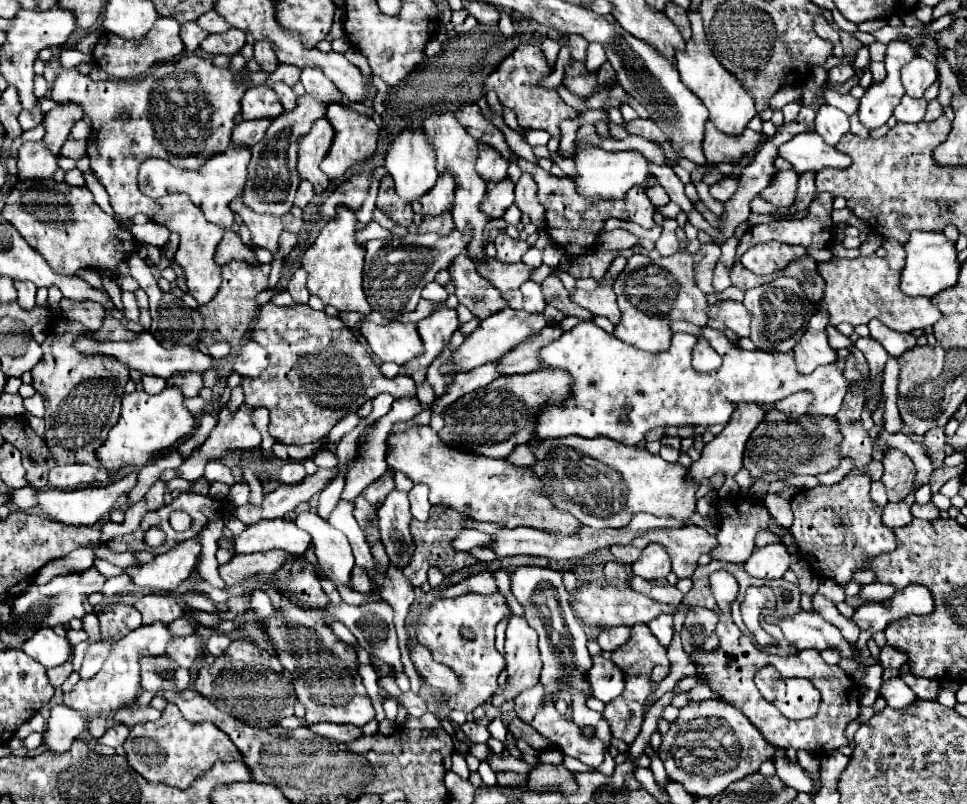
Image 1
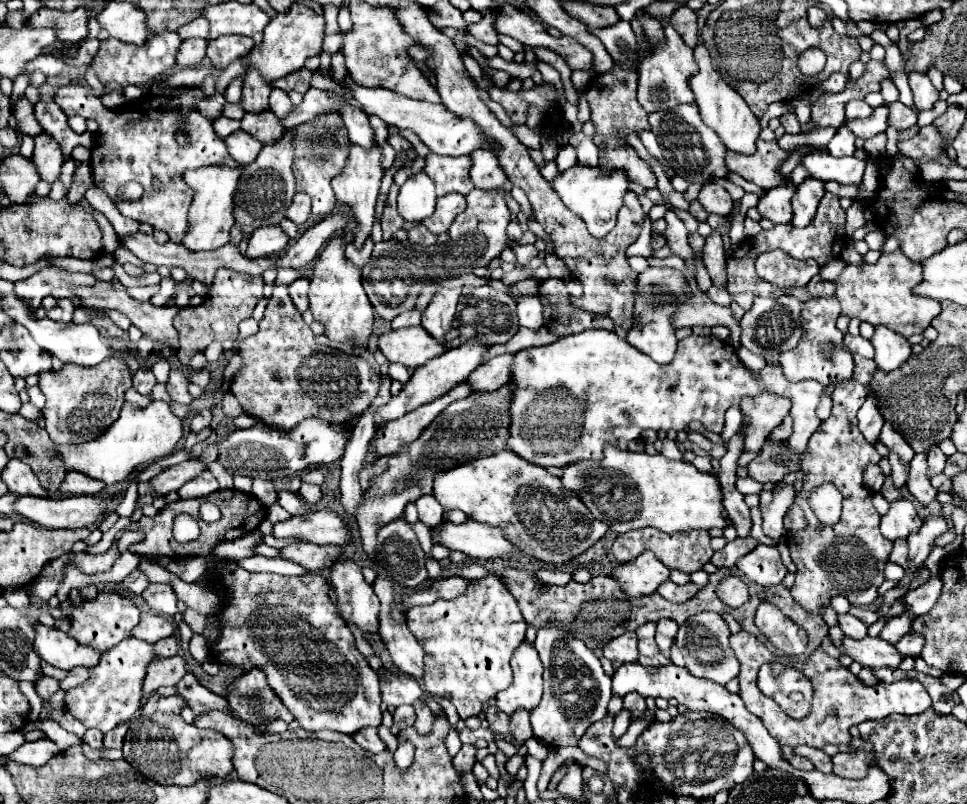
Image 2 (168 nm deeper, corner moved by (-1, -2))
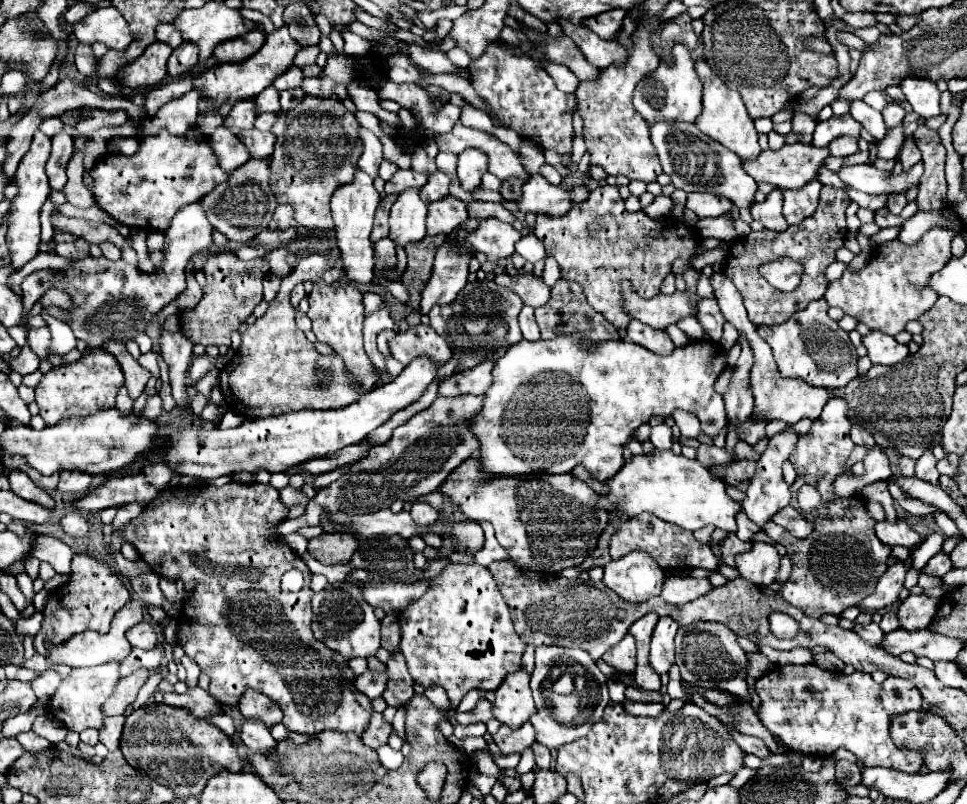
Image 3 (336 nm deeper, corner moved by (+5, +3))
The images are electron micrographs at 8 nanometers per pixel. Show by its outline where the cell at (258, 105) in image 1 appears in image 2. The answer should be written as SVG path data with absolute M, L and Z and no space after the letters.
M272 112L244 114L244 118L240 120L240 128L244 132L250 132L250 136L256 136L260 144L274 144L276 140L280 140L280 134L284 134L284 128Z

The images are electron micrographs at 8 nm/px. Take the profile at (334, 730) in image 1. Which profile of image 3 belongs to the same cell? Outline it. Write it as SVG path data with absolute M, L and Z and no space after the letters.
M374 713L368 729L362 733L362 743L370 749L378 749L388 741L390 731L392 731L392 725L382 719L382 713Z

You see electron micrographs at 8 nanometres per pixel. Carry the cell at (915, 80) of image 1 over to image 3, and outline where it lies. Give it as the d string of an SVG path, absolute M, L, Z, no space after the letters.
M906 77L902 83L900 83L908 103L912 105L912 109L928 119L928 117L936 117L940 115L940 107L938 107L938 99L940 99L940 91L936 87L934 81L928 81L928 79L912 79L912 77Z

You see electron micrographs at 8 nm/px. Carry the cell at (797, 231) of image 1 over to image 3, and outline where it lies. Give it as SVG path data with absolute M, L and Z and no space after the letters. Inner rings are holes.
M822 187L816 215L808 217L802 225L790 229L790 235L788 235L788 231L786 233L778 233L778 231L762 229L762 231L752 231L748 237L738 239L738 241L732 243L732 247L730 247L728 255L726 255L724 275L740 291L740 295L744 299L744 307L748 311L748 317L750 317L750 321L754 325L778 325L778 323L784 323L794 311L806 307L806 303L810 303L812 299L824 297L826 287L828 287L828 279L824 275L824 269L830 263L834 263L834 253L836 253L838 247L842 247L842 239L844 239L844 231L846 231L846 215L844 215L844 211L846 211L848 205L850 205L850 199L842 189ZM780 255L788 255L792 259L798 259L804 265L804 275L802 275L802 283L798 285L798 289L783 293L786 295L786 307L780 305L780 301L778 301L780 291L770 287L770 283L764 277L760 277L760 273L758 273L758 265L762 261L772 261L772 259L776 259Z

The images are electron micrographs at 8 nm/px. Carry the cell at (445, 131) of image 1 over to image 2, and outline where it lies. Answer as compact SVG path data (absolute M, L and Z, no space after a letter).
M428 154L426 156L426 172L436 184L436 194L448 194L448 192L460 192L470 194L474 184L468 176L470 172L470 156L440 156L440 154Z

